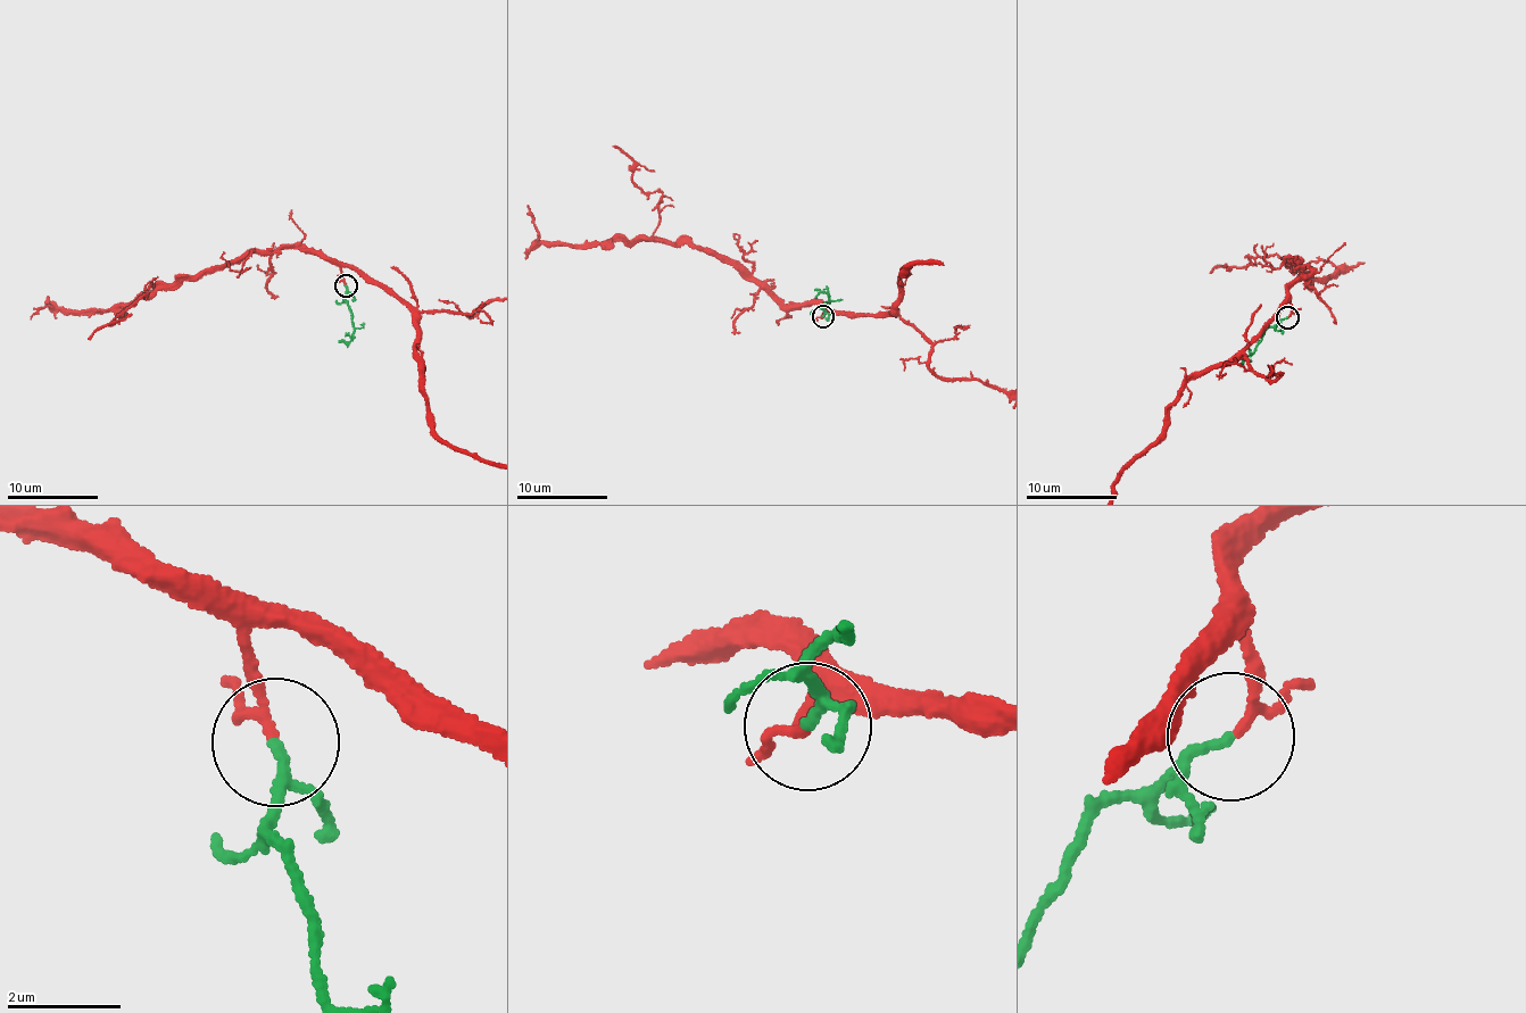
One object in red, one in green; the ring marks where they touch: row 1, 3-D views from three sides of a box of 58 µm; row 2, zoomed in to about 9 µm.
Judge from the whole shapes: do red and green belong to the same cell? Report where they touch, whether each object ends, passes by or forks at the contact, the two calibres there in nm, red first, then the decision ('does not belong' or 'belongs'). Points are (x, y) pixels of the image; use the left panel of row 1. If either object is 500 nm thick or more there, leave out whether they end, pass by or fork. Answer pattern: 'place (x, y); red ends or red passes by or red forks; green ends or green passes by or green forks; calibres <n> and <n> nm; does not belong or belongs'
place (346, 285); red passes by; green passes by; calibres 130 and 110 nm; belongs

